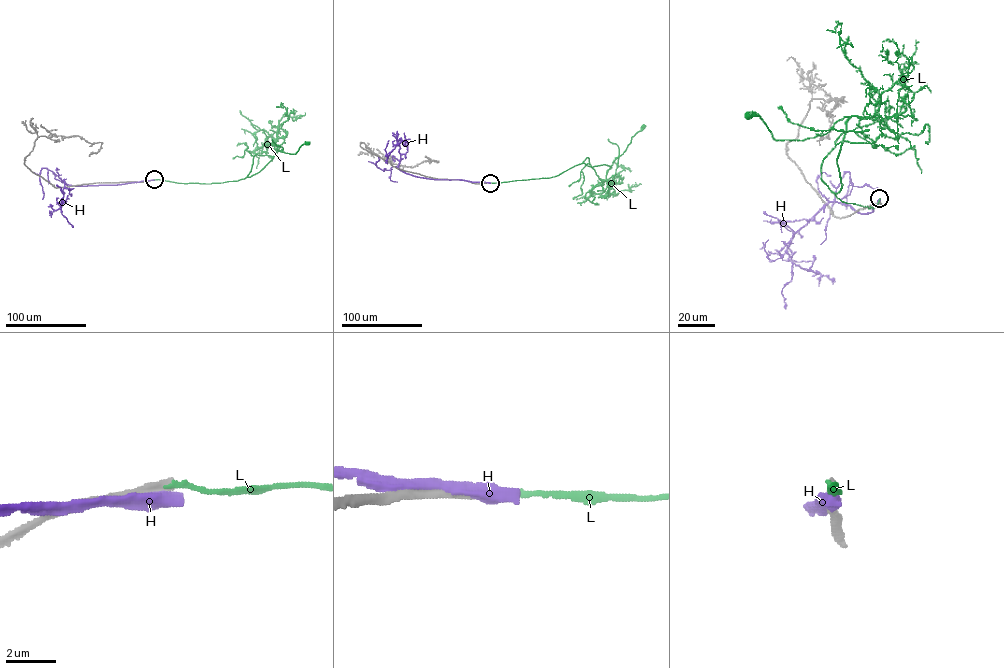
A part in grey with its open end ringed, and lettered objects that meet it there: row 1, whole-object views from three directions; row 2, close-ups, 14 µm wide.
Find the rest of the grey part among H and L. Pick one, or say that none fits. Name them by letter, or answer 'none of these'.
none of these

